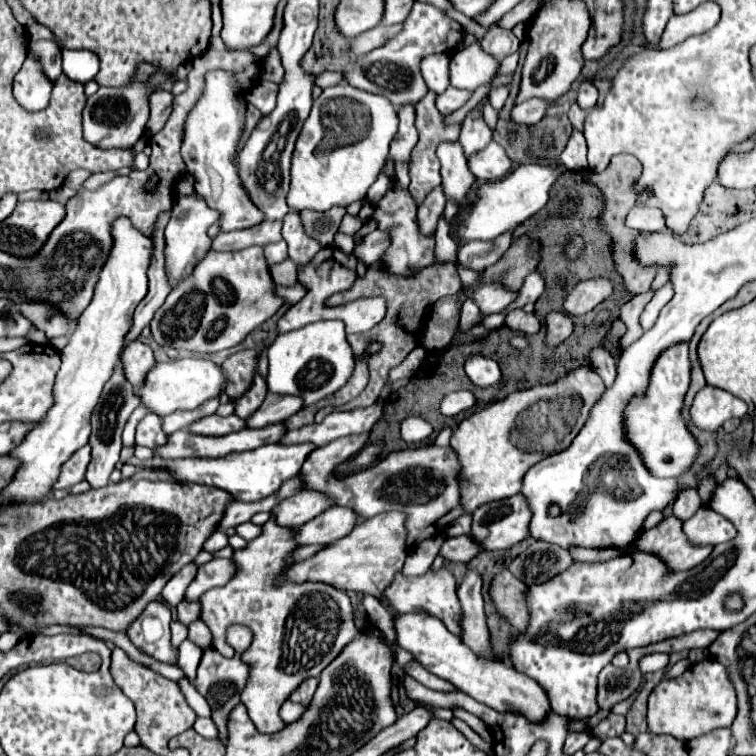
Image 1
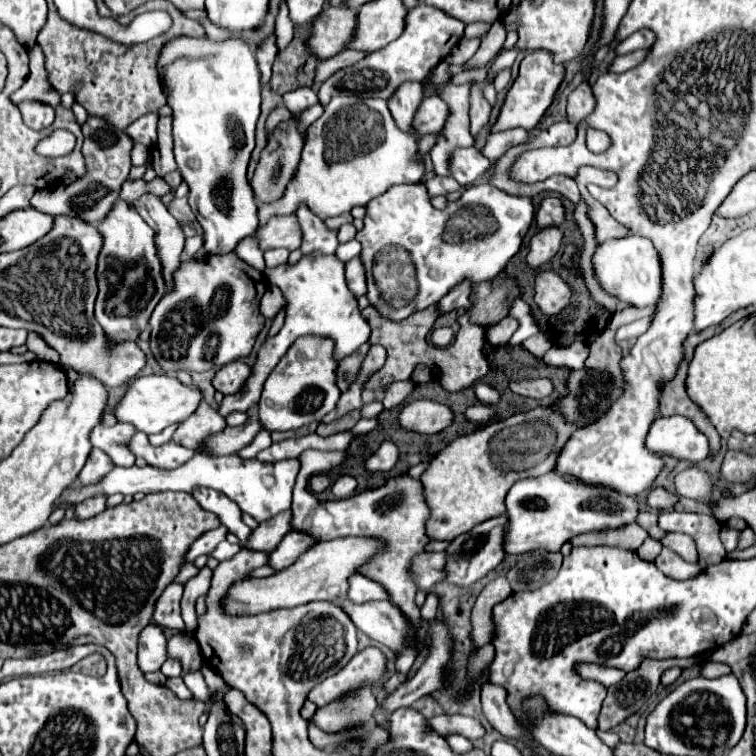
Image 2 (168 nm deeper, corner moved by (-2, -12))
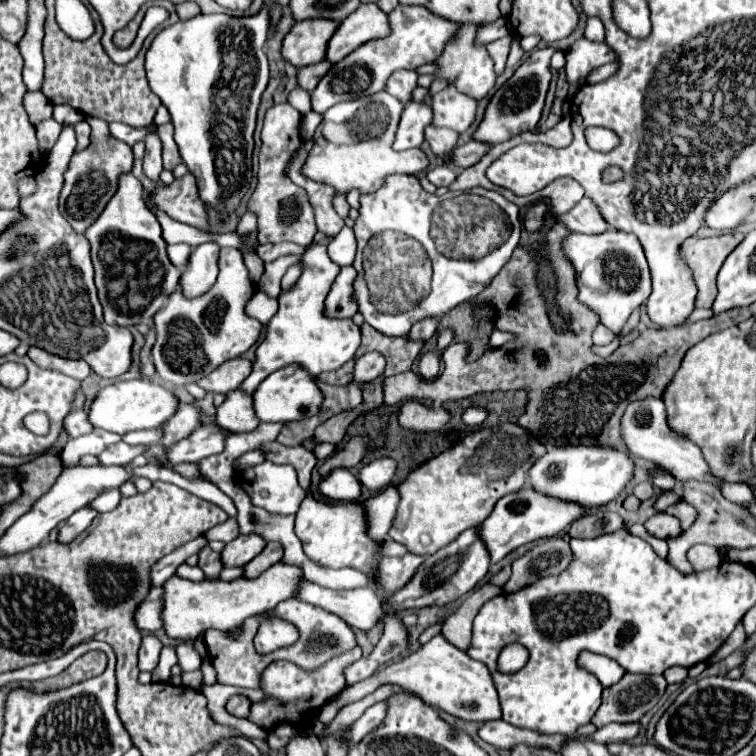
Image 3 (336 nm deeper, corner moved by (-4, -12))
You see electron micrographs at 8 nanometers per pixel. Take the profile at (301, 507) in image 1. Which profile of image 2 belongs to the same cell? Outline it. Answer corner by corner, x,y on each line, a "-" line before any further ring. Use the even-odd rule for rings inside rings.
287,510
287,512
281,512
279,516
273,516
271,520
259,524
259,528
253,530
245,548
259,550
259,552
273,552
273,548
279,546
279,540
283,540
283,536
293,530
291,516
293,516
291,510

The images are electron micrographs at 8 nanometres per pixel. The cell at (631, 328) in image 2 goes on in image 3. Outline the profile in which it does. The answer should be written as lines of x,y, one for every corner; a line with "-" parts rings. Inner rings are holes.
599,324
592,333
593,344
598,346
605,346
614,340
614,333
607,327

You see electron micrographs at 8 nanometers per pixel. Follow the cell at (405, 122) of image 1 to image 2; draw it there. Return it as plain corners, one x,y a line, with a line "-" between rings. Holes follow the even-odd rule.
411,82
411,84
403,84
389,100
389,112
395,124
411,136
415,136
415,132
411,132
411,120
415,118
415,112
419,110
419,102
423,102
423,98
425,96
421,84

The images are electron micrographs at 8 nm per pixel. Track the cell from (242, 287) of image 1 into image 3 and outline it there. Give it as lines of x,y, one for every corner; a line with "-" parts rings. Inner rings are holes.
221,248
219,278
215,286
199,298
187,300
181,292
173,292
167,306
155,314
157,342
153,360
161,384
185,386
201,380
225,360
247,352
259,338
261,322
245,314
245,304
253,296
253,282
237,248

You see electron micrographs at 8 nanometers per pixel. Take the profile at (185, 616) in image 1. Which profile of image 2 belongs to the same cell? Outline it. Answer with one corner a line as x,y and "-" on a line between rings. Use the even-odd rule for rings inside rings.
177,632
169,638
167,642
167,650
171,658
179,658
183,664
183,672
191,672
191,670
199,670
203,664
203,656
199,652
199,646
195,640
183,640
187,632

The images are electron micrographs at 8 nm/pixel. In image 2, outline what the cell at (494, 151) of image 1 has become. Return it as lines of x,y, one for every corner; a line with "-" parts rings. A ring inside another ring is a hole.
459,148
451,156
451,176
463,186
477,184
487,170
491,168
491,160
487,160
477,148

